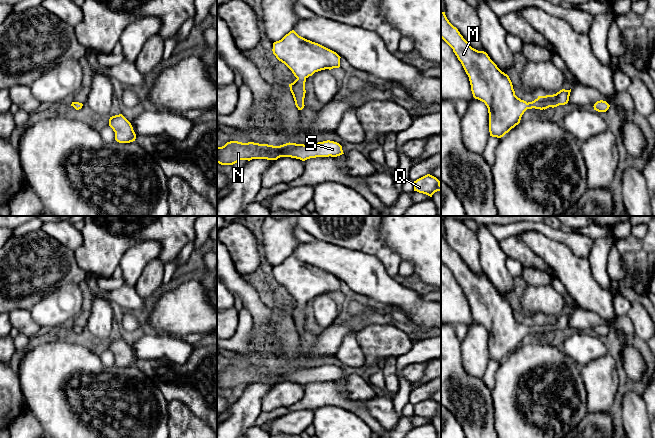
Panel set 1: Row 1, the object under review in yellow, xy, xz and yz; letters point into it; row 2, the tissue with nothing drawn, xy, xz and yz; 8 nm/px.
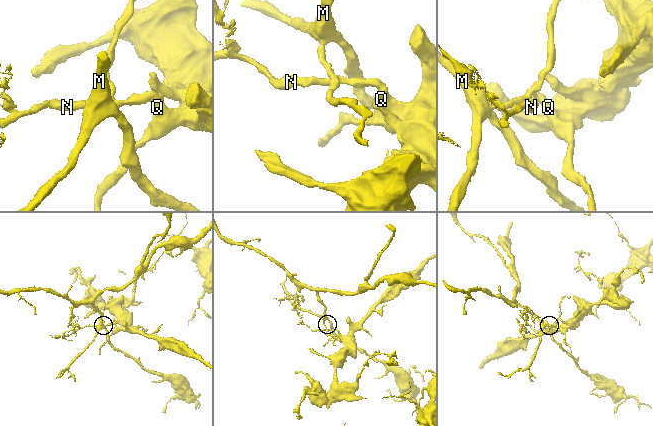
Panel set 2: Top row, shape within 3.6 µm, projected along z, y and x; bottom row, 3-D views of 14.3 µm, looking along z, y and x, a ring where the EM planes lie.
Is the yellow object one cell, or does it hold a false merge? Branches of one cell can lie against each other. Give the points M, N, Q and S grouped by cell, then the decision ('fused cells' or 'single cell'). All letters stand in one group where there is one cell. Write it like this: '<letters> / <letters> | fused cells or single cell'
M / N Q S | fused cells

